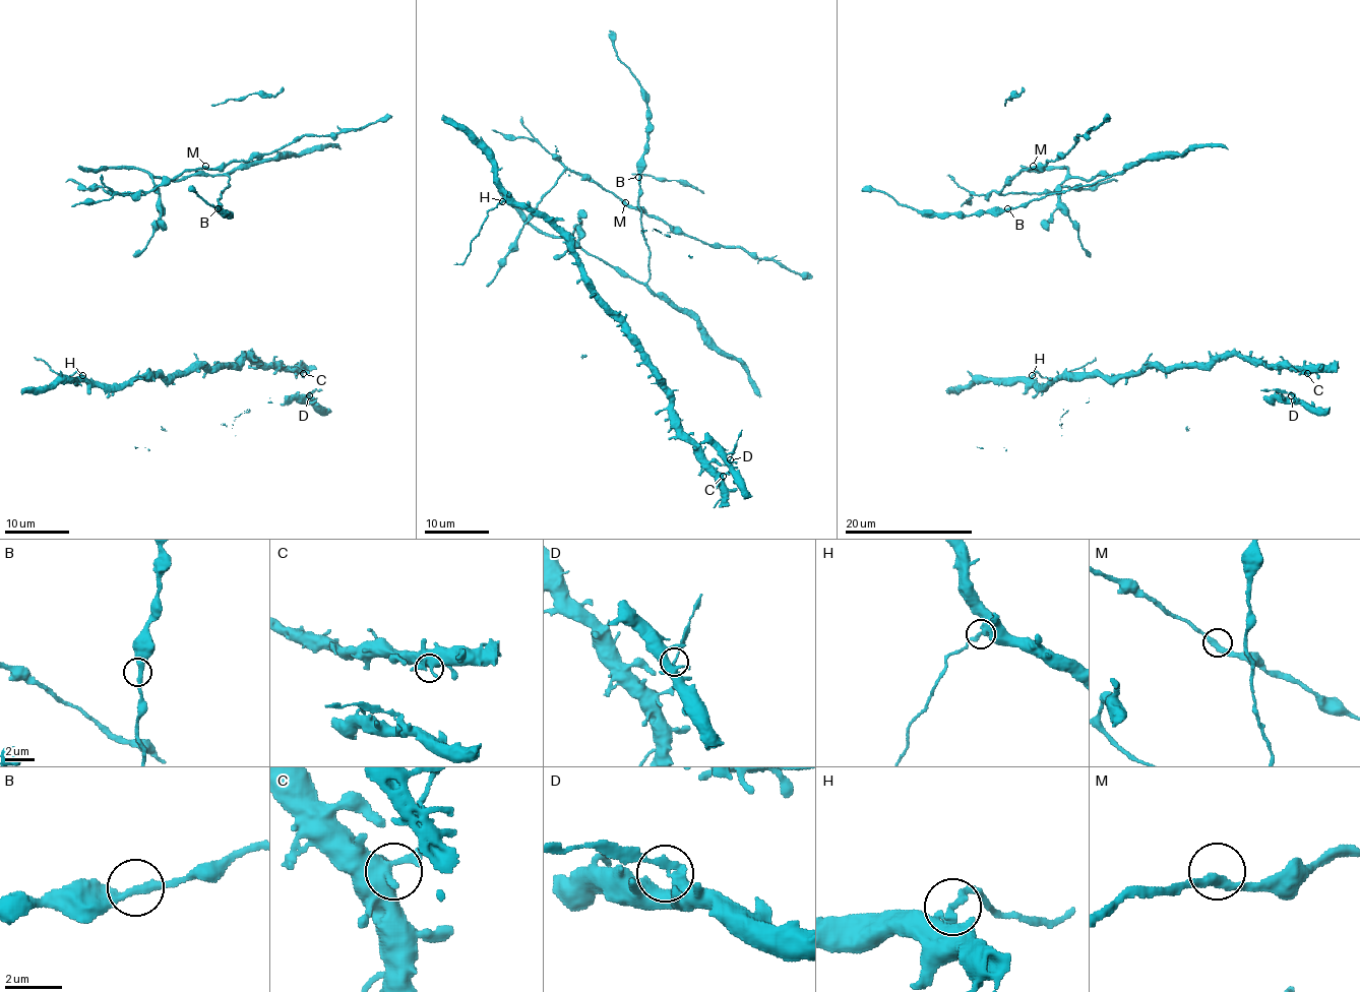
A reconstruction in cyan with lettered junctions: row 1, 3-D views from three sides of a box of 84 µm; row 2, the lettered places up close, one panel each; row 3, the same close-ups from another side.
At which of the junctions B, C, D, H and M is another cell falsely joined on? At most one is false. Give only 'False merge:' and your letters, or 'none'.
False merge: H

